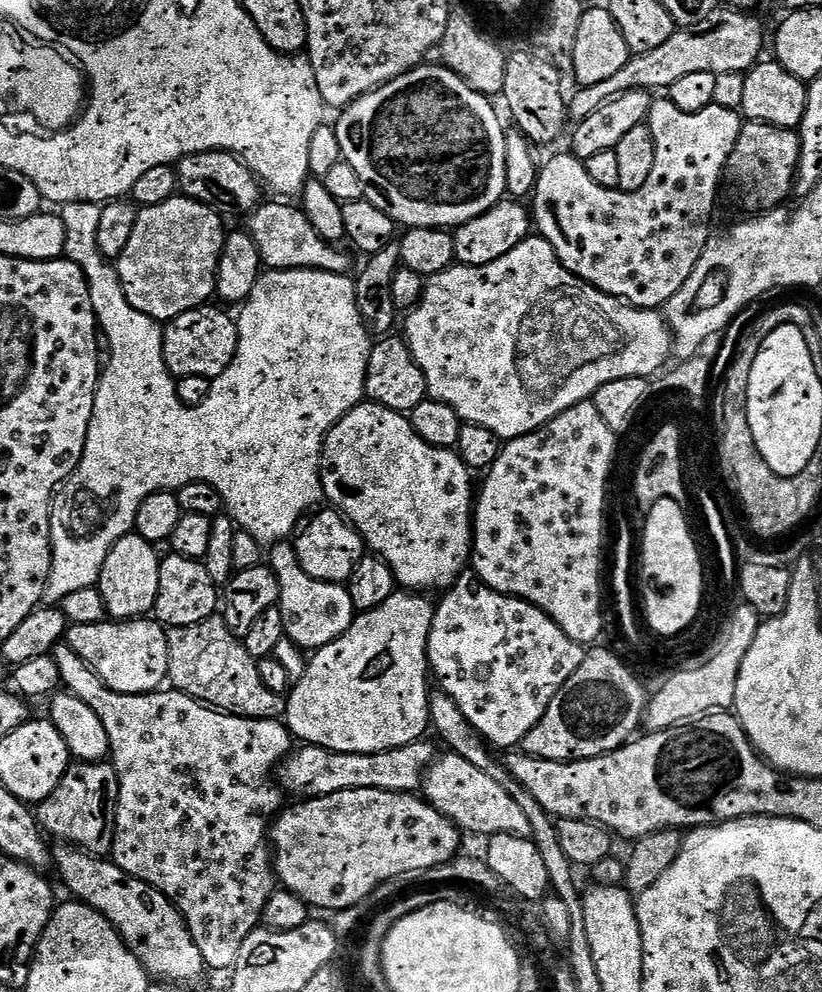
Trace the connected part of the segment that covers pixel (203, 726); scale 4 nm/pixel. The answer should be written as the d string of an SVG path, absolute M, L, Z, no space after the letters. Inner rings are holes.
M61 642L52 649L50 654L58 662L61 685L82 702L86 702L86 705L98 714L109 738L110 763L116 769L120 787L116 807L116 833L110 853L112 863L126 870L126 874L154 886L167 900L172 901L176 909L184 915L184 921L202 954L205 965L211 971L213 968L216 972L227 973L236 967L238 950L242 950L242 942L246 942L246 938L250 938L250 934L261 927L266 902L270 902L272 893L278 888L278 877L274 871L274 852L270 847L270 829L274 817L285 803L283 800L286 799L285 793L281 791L274 779L274 769L294 748L294 737L289 732L287 723L280 720L251 720L245 716L232 716L228 712L209 708L193 696L175 690L145 692L142 696L115 692L110 690L110 686L106 686L106 682L102 682L102 678L98 678L98 674L94 674L94 670L90 670L90 666L86 666L86 662L82 662L82 658L78 658L78 654L74 654L74 650L70 650L66 642Z

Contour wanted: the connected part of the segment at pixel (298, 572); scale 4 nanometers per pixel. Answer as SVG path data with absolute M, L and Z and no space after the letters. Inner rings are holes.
M276 542L271 545L270 567L280 583L279 609L284 623L284 634L299 648L315 650L334 642L351 626L358 613L344 584L331 584L310 578L296 561L296 549L291 543Z

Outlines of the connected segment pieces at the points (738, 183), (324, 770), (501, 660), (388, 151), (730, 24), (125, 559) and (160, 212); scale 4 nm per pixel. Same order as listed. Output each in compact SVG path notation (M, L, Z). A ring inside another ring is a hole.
M745 123L738 134L738 142L734 142L734 150L724 168L722 177L726 188L736 195L736 200L748 214L763 214L779 209L787 196L793 195L798 170L798 154L800 153L800 133L791 128L779 128L769 124Z
M421 738L412 744L382 750L378 754L346 754L329 748L300 746L283 761L278 780L285 793L293 792L300 796L296 798L329 796L342 790L386 790L412 794L423 785L424 777L432 767L434 753L426 741Z
M465 570L457 578L455 584L441 596L444 597L441 598L440 604L438 600L435 605L436 613L428 639L428 666L435 683L436 680L440 683L437 684L439 691L445 692L450 698L454 698L454 702L458 702L458 706L466 714L472 727L484 737L489 745L495 746L497 749L504 748L503 750L512 750L523 745L526 734L530 734L530 730L534 730L534 726L538 726L538 722L542 722L542 714L546 714L550 702L554 702L554 694L558 694L558 690L562 690L562 686L566 686L566 682L574 674L574 670L578 670L578 666L582 666L586 655L585 645L571 640L562 630L562 626L558 626L558 622L554 622L538 606L525 600L519 600L516 596L507 596L490 586L481 584L479 576L471 571Z
M425 62L417 68L411 68L406 74L386 82L382 87L359 96L352 104L339 113L340 121L335 121L334 127L338 134L338 144L342 146L343 163L354 166L358 170L358 178L362 178L364 199L369 200L382 214L386 214L397 225L409 228L447 228L455 230L462 224L468 224L474 218L486 214L506 196L506 127L500 121L496 108L489 97L474 90L454 70L445 68L443 63Z
M744 10L727 11L719 13L721 16L717 24L709 23L699 30L678 30L673 36L666 38L662 46L649 52L629 55L626 66L622 66L622 70L618 70L618 74L613 74L611 78L577 87L577 92L570 96L571 119L579 122L590 118L590 114L594 114L598 106L627 92L659 93L659 88L660 91L666 90L689 74L721 76L747 72L761 59L760 51L764 48L764 24L758 17L752 16L756 14L749 14Z
M129 534L123 536L109 550L106 562L100 571L98 587L104 604L108 608L108 616L113 621L144 618L155 609L161 557L156 556L156 552L152 548L155 548L153 541Z
M179 194L162 202L162 206L140 208L134 234L130 234L130 242L126 242L126 250L122 250L118 261L120 281L130 306L142 310L154 321L167 322L178 318L178 314L207 305L211 301L208 299L216 296L216 271L226 235L226 227L220 220L223 220L221 213L215 208Z

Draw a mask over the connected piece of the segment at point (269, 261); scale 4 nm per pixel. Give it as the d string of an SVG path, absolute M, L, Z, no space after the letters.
M276 202L280 204L261 203L260 207L253 208L247 217L248 225L246 231L249 236L254 238L254 242L260 251L260 259L263 267L268 270L279 270L281 272L291 272L294 268L313 268L319 272L333 272L339 276L351 273L352 260L343 252L343 247L326 242L326 238L322 238L322 234L318 234L318 230L314 230L314 226L310 226L310 222L306 218L306 214L292 202Z

